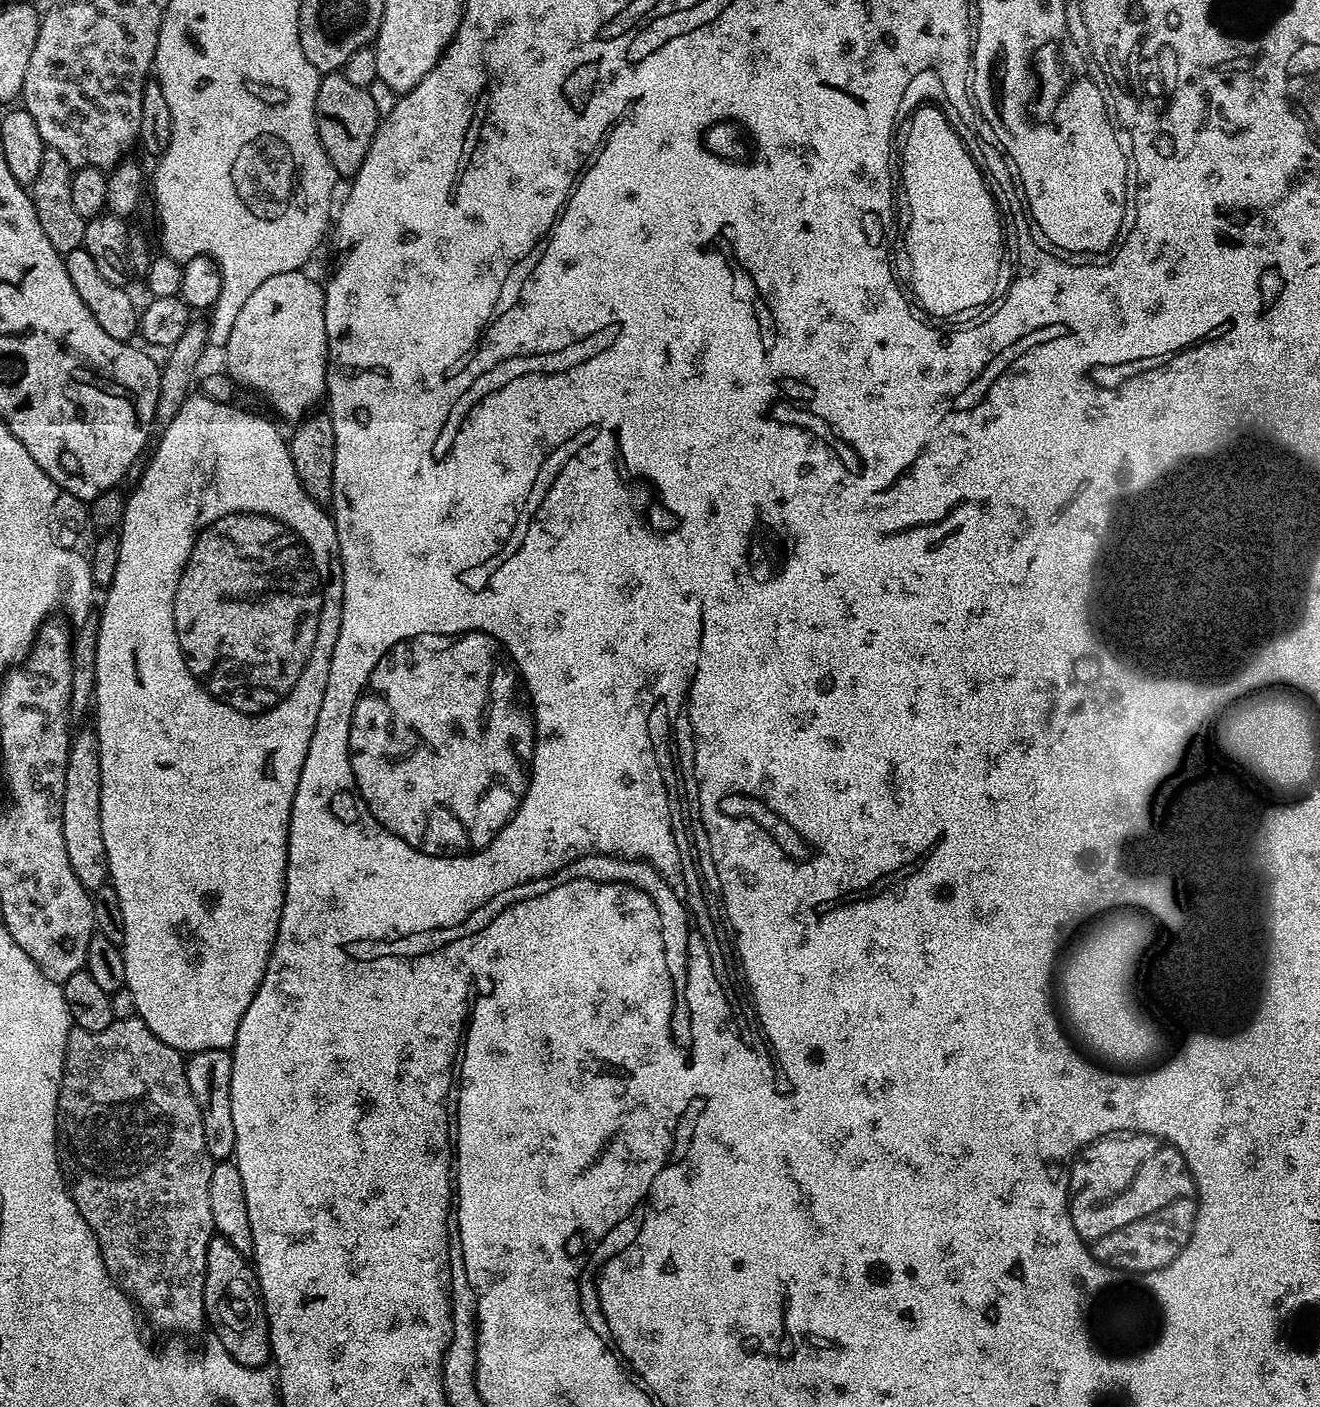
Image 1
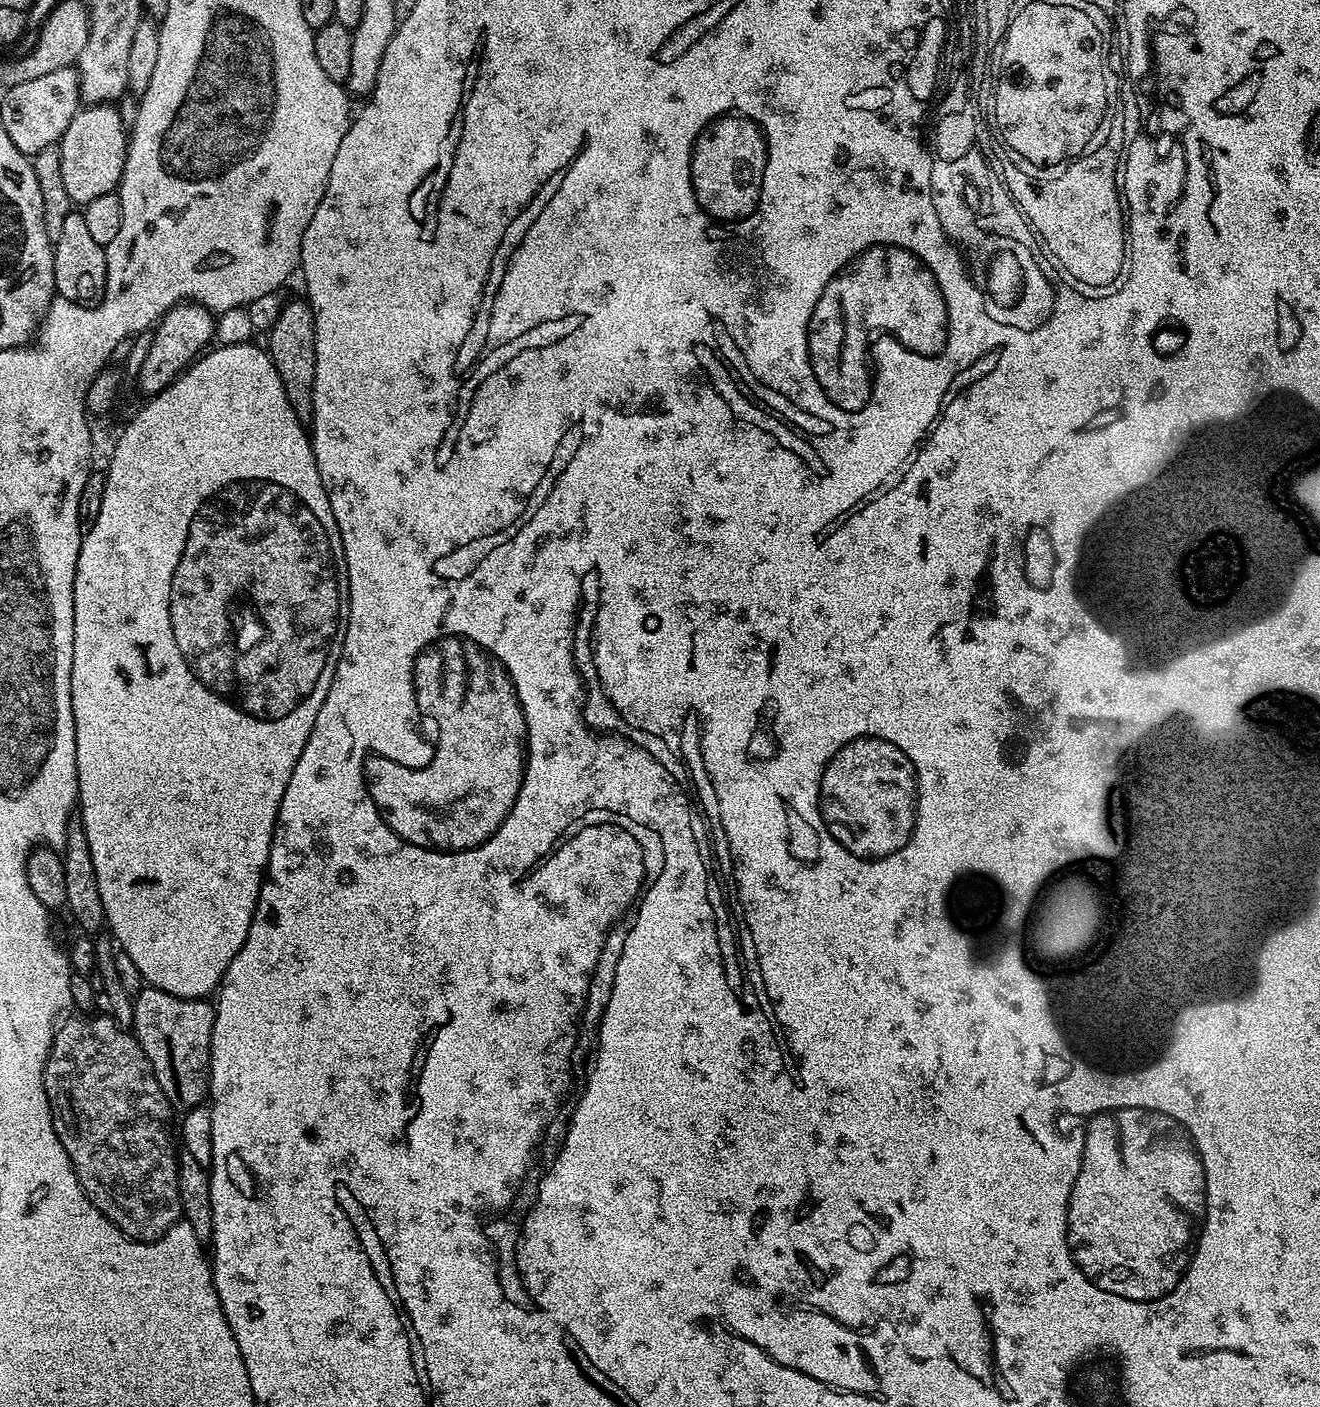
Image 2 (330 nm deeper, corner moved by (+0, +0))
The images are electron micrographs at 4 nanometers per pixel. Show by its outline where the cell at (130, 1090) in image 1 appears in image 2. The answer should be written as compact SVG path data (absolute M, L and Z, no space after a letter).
M108 1014L95 1016L96 1015L93 1015L91 1018L80 1018L84 1020L66 1021L67 1019L65 1019L63 1023L57 1027L53 1035L52 1049L50 1050L48 1061L44 1067L44 1089L46 1090L46 1098L50 1102L54 1130L58 1134L58 1138L62 1142L62 1146L68 1156L76 1156L76 1148L80 1148L80 1144L76 1144L76 1140L88 1140L88 1136L76 1136L76 1132L84 1132L84 1124L104 1124L104 1132L108 1132L108 1148L140 1148L140 1156L156 1156L156 1164L160 1164L160 1172L156 1172L156 1180L152 1180L152 1176L148 1176L148 1188L152 1188L152 1192L156 1192L156 1200L160 1200L160 1204L164 1204L164 1208L168 1208L168 1212L160 1212L160 1216L164 1216L164 1224L174 1224L177 1220L181 1219L182 1214L176 1210L176 1199L179 1198L177 1172L178 1152L177 1149L172 1149L171 1140L172 1134L174 1136L174 1126L172 1130L173 1106L166 1098L166 1094L162 1094L162 1086L158 1086L158 1078L154 1074L154 1066L150 1066L150 1058L146 1058L146 1054L142 1050L142 1046L136 1040L135 1035L133 1035L131 1031L120 1028Z

